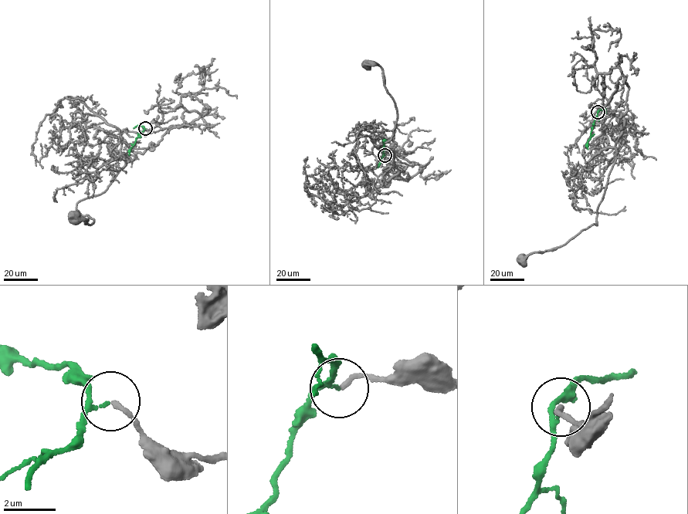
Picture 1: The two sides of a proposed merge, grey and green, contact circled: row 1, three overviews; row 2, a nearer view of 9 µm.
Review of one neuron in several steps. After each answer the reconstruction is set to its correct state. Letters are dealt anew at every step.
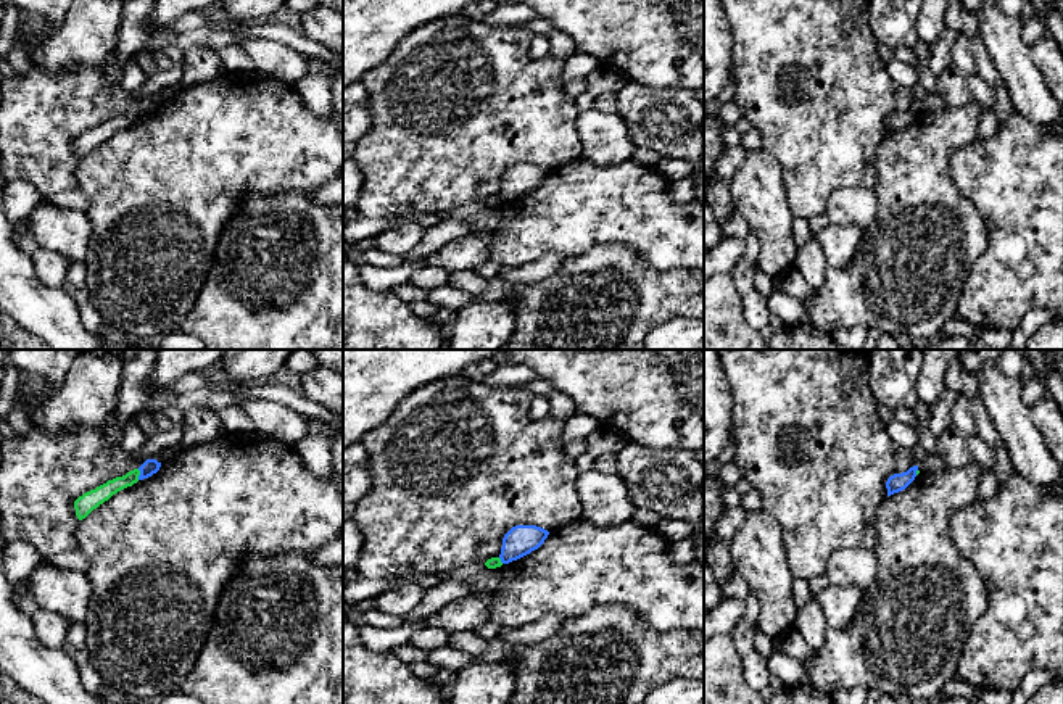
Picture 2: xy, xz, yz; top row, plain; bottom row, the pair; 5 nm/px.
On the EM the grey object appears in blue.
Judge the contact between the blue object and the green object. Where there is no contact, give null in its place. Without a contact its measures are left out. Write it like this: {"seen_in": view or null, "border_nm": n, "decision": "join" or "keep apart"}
{"seen_in": "xy", "border_nm": 60, "decision": "keep apart"}

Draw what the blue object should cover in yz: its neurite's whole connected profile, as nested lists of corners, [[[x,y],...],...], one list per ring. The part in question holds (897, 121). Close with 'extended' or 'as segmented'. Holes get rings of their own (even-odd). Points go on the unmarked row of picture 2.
[[[918,105],[910,106],[907,111],[894,113],[887,118],[887,135],[905,129],[916,116]]]; as segmented

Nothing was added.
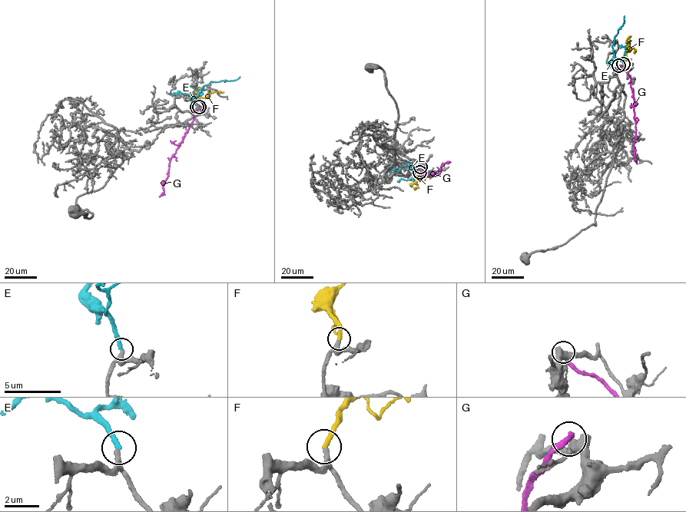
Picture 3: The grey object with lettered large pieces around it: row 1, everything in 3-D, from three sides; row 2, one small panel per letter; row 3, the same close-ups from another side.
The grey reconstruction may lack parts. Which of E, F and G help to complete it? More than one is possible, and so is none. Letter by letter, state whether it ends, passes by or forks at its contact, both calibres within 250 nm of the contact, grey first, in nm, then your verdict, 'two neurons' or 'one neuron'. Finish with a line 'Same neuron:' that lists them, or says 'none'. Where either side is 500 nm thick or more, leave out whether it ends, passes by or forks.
E: it ends; calibres 340 and 320 nm; two neurons
F: it ends; calibres 340 and 300 nm; one neuron
G: it ends; calibres 400 and 400 nm; two neurons
Same neuron: F

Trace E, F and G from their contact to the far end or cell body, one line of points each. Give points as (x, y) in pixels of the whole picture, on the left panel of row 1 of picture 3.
E: (197, 107), (195, 99), (203, 87), (213, 81), (234, 80), (240, 76)
F: (197, 106), (196, 100), (201, 97), (206, 97), (215, 91), (223, 92)
G: (199, 107), (181, 143), (170, 159), (167, 177), (162, 183), (164, 192), (159, 196)

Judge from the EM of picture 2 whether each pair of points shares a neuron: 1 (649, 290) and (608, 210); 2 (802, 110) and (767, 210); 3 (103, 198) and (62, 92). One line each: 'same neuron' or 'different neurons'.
1: different neurons
2: different neurons
3: different neurons

